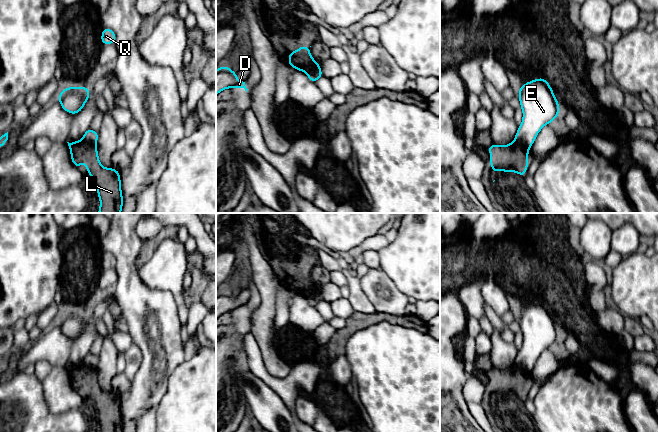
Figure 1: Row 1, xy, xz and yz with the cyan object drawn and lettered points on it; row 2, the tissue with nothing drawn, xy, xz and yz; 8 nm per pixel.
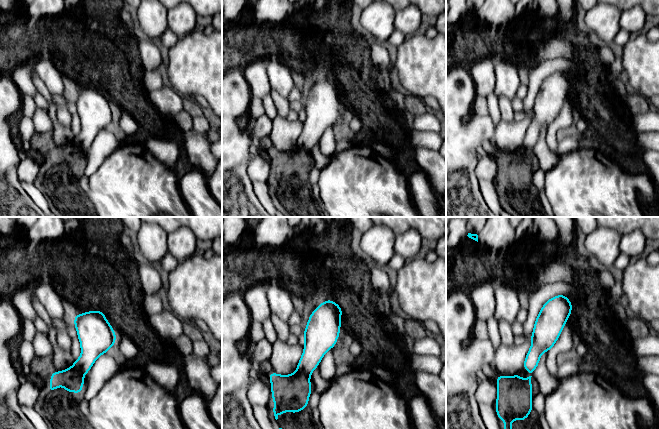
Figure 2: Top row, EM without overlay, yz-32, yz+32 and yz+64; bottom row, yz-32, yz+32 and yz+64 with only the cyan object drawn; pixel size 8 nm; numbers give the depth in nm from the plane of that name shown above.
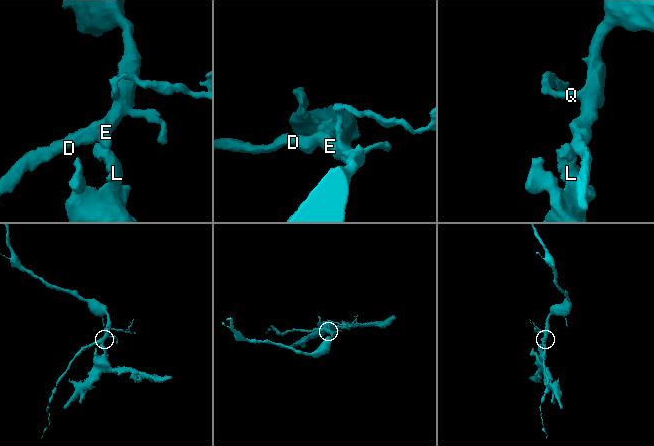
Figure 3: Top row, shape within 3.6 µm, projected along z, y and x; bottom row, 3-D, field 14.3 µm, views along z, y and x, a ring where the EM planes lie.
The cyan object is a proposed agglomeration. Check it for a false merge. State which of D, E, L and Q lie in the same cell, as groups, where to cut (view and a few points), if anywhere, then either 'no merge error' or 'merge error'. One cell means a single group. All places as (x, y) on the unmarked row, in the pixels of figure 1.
groups D E Q / L; cut yz (514, 364), (528, 373); merge error

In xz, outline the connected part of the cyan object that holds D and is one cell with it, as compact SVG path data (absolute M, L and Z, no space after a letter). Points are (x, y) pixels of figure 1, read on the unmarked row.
M228 289L216 294L216 319L226 312L244 312L247 316L245 306L237 303L237 296L233 296Z

